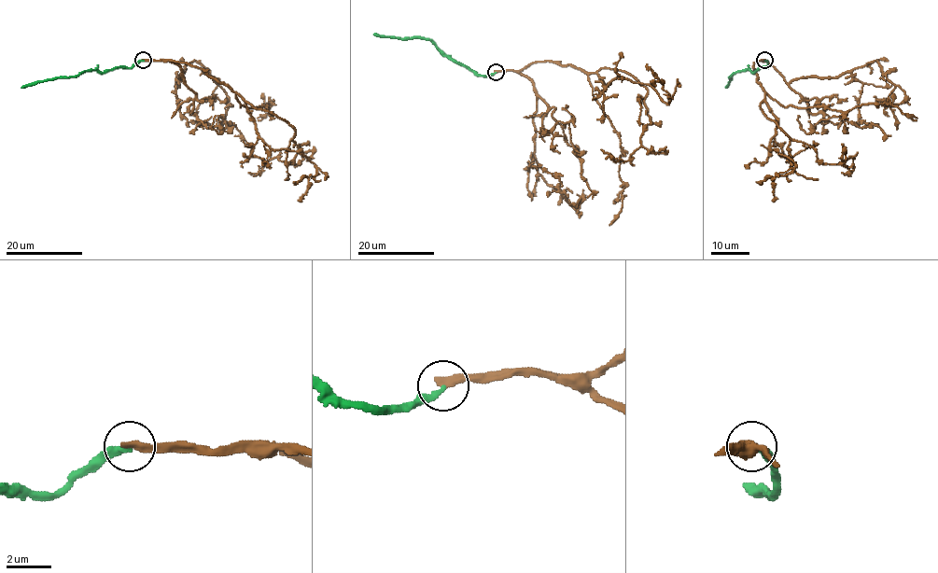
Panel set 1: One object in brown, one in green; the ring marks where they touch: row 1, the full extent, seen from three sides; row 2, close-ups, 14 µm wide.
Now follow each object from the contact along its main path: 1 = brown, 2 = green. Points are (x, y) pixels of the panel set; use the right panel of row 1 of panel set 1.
1: (764, 60), (753, 67), (764, 91), (764, 114), (824, 163), (852, 157), (853, 169), (841, 172)
2: (764, 60), (767, 67), (755, 72), (738, 70), (730, 76), (726, 88)

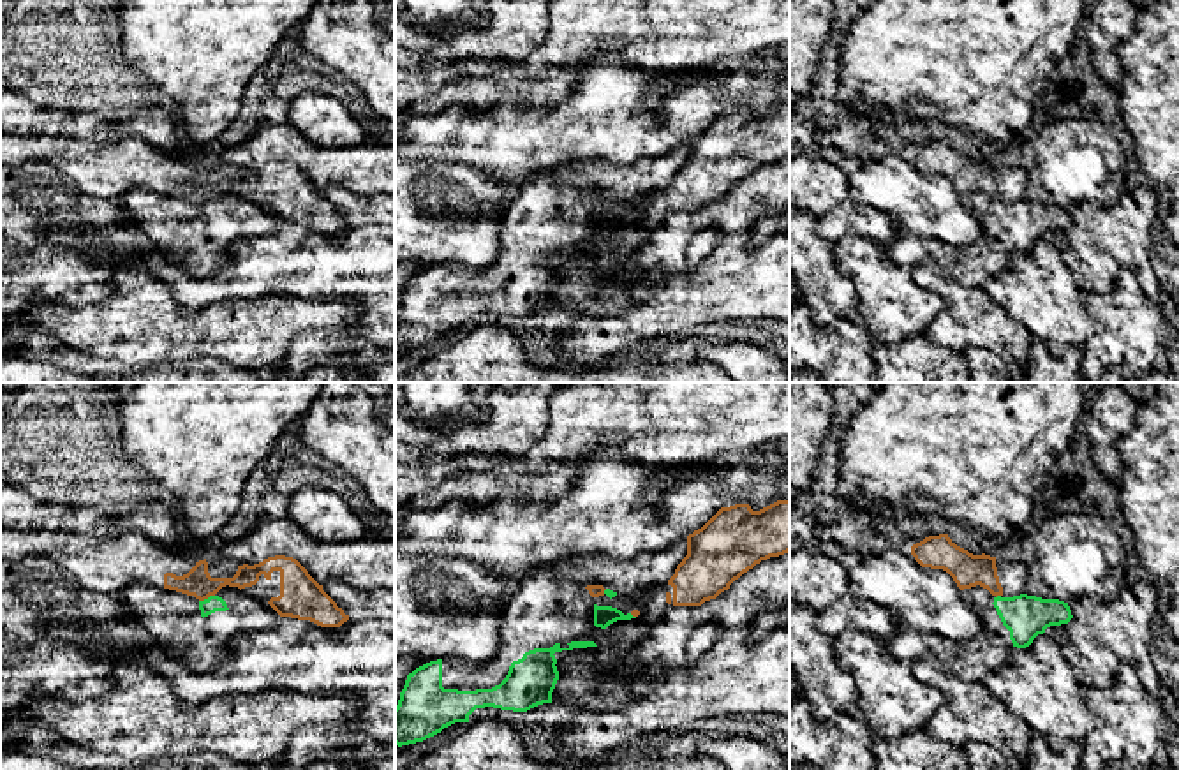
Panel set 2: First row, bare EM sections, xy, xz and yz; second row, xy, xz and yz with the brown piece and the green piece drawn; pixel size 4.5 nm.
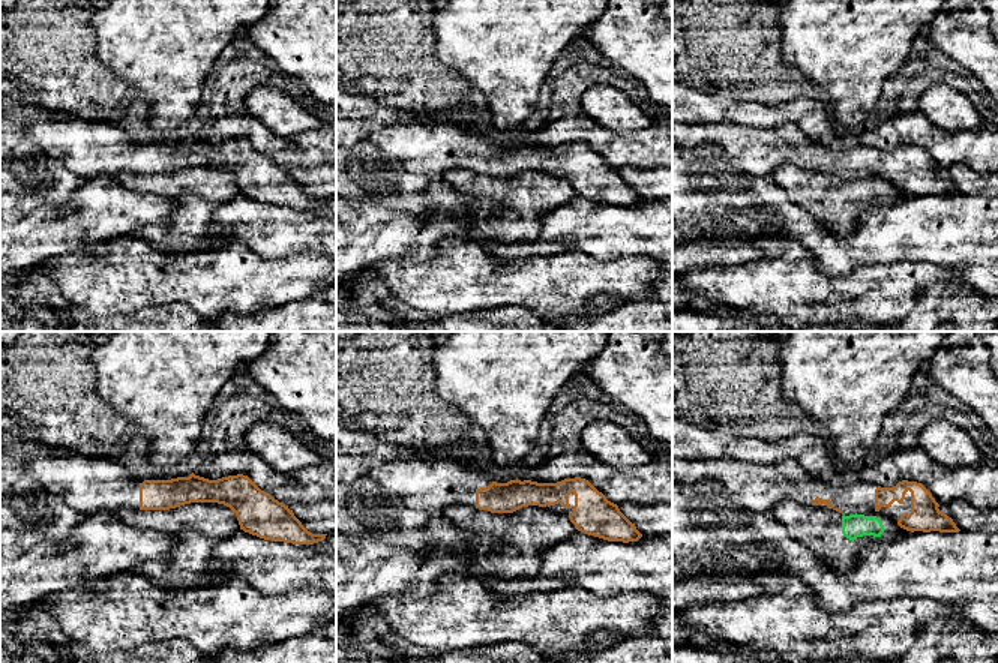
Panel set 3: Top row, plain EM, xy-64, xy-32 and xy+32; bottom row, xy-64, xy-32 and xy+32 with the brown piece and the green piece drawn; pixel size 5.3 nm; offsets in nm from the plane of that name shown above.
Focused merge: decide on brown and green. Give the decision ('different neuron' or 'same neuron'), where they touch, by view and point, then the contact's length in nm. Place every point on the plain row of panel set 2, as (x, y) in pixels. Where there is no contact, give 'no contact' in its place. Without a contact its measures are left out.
different neuron; contact xy (207, 203); length 80 nm

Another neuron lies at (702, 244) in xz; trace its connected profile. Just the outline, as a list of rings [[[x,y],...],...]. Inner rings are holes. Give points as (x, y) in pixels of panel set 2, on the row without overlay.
[[[716,226],[705,227],[696,233],[686,250],[686,259],[689,266],[700,264],[717,245],[721,233]]]

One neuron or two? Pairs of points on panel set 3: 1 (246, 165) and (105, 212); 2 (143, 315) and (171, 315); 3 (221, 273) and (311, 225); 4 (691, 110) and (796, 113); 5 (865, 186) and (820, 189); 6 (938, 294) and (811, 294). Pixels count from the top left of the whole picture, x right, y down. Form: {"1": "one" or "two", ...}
{"1": "two", "2": "one", "3": "two", "4": "one", "5": "one", "6": "two"}

